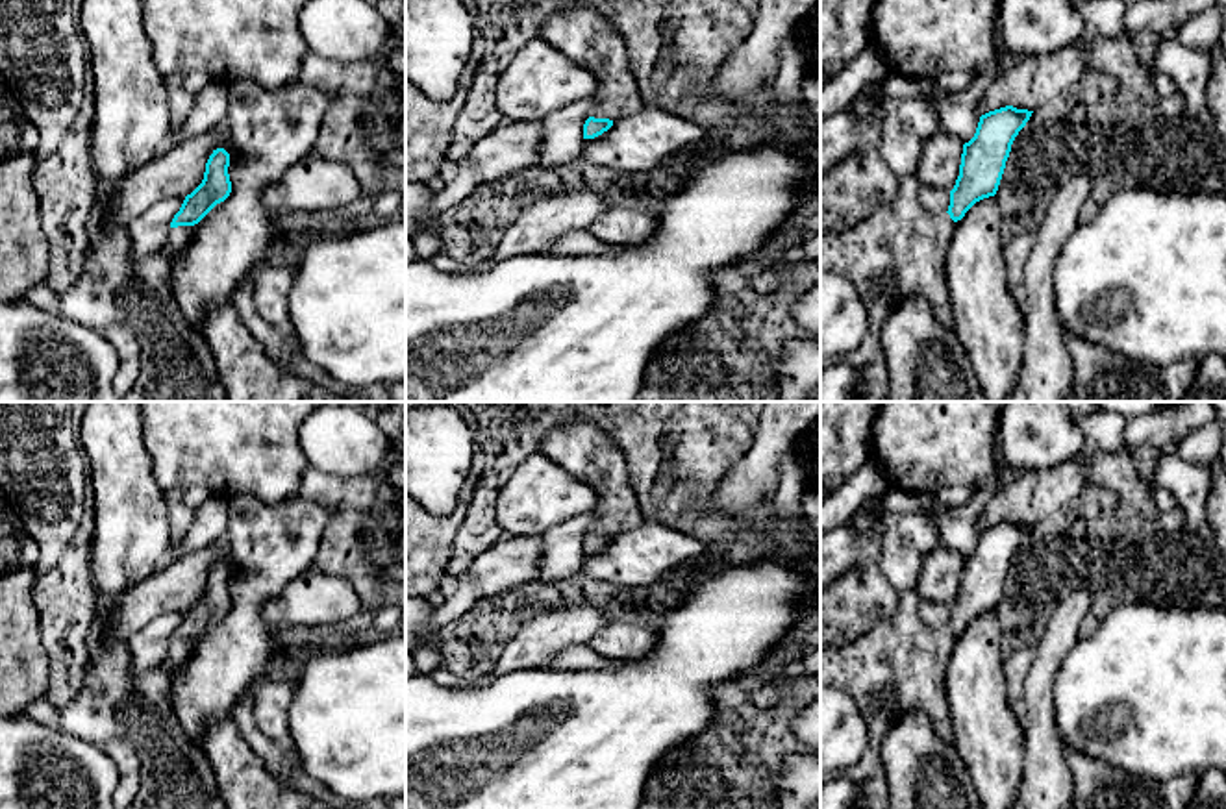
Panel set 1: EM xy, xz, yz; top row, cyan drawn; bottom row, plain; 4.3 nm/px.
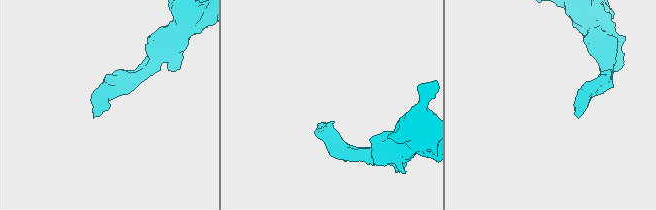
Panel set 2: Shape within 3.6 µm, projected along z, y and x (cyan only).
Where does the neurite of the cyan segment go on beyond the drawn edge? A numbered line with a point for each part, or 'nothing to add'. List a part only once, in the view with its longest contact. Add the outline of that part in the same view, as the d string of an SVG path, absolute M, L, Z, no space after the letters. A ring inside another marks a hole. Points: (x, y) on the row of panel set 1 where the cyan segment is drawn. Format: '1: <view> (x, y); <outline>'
1: xy (178, 237); M198 224L194 226L178 226L178 228L170 228L169 230L169 252L181 252L185 248L185 244L193 239L193 235L196 233Z

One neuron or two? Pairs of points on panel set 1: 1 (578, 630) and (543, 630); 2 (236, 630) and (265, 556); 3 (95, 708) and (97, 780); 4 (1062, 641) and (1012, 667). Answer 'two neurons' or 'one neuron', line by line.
1: one neuron
2: one neuron
3: two neurons
4: two neurons

